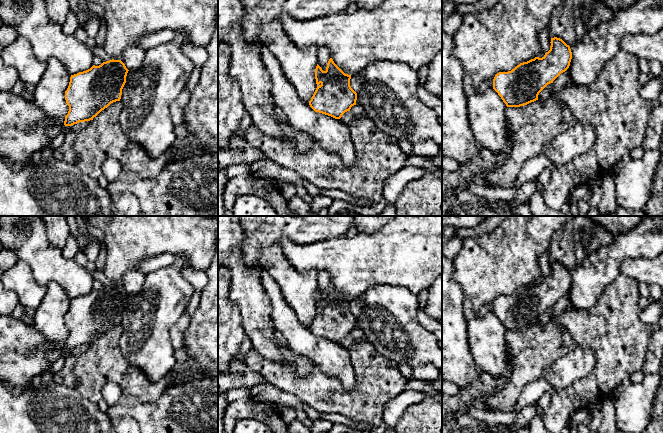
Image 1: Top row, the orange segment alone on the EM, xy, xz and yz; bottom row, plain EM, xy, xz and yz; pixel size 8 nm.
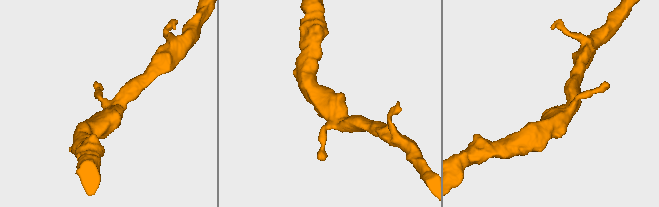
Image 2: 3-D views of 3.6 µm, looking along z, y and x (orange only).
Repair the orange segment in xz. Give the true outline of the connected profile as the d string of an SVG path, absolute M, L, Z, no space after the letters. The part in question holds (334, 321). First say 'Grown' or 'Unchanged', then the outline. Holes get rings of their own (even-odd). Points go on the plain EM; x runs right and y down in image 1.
Unchanged. M332 282L325 295L317 288L315 303L317 312L309 325L315 336L340 343L356 329L357 317L350 310L351 299L345 298Z

